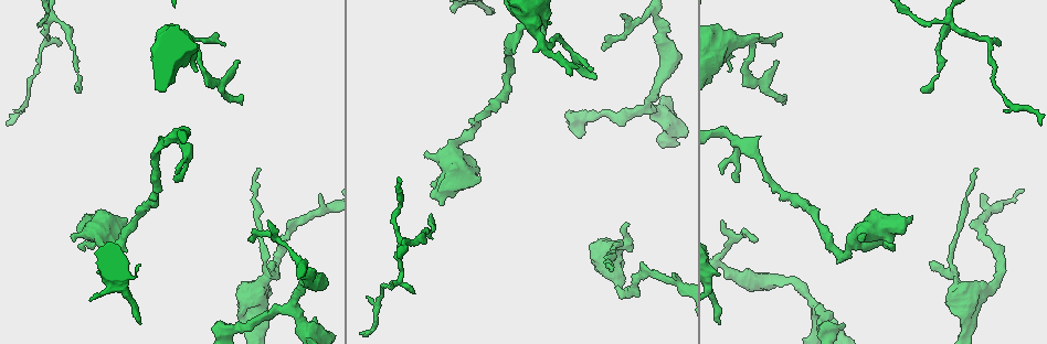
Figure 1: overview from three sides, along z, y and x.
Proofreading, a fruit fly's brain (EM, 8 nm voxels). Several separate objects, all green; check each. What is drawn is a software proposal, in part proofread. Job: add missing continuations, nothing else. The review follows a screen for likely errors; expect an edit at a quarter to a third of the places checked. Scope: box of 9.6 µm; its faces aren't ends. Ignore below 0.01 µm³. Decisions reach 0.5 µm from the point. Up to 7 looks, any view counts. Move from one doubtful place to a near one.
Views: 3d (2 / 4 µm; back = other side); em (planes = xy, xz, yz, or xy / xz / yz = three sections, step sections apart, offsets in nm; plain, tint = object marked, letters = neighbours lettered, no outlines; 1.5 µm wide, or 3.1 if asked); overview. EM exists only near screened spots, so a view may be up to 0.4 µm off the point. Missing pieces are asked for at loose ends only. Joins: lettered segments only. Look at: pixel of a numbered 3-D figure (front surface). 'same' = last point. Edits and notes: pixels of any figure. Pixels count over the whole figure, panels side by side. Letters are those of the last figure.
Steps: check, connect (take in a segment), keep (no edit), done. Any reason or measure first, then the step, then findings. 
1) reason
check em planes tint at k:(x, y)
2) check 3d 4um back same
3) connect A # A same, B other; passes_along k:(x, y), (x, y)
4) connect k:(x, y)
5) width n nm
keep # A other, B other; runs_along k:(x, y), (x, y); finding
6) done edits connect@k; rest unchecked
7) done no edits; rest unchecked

thin end
check em planes letters at 1:(721, 221)

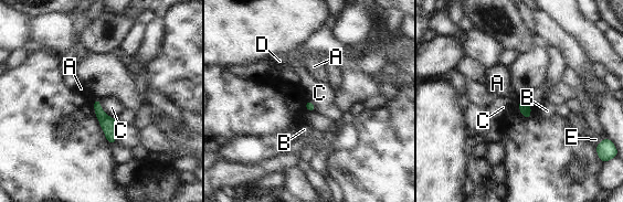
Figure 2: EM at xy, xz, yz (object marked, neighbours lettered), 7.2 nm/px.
longest_contact C 170 nm
keep # A other, B other, C other, D other, E other; border 2:(99, 102), (99, 106), (114, 118); no lettered segment goes on from it

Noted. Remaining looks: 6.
thin end
check em planes letters at 1:(922, 88)

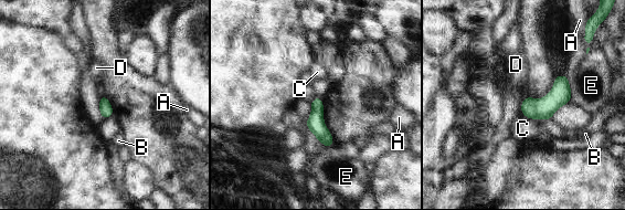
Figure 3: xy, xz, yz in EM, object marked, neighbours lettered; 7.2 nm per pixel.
width 100 nm
keep # A other, B other, C other, D other, E other; border 3:(527, 96), (521, 103), (520, 111); no lettered segment goes on from it

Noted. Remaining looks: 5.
tapers out
check em planes letters at 1:(60, 42)

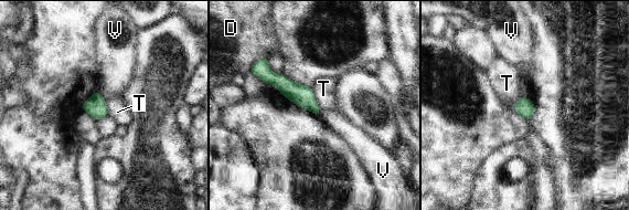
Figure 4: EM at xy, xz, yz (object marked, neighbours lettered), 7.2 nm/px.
longest_contact T 180 nm
keep # D other, T other, V other; border 4:(310, 87), (320, 108); no lettered segment goes on from it

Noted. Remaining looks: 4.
done no edits; rest unchecked

